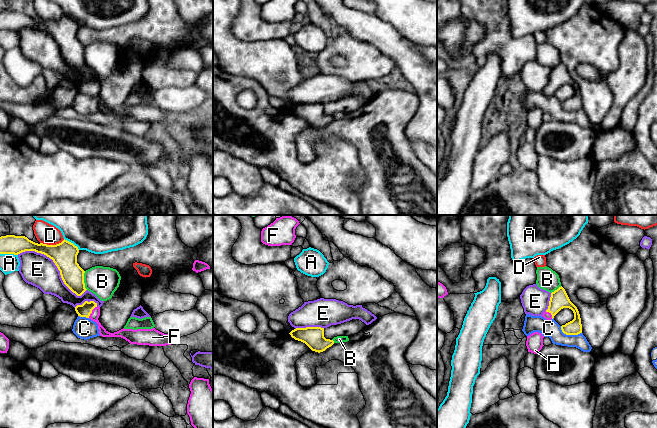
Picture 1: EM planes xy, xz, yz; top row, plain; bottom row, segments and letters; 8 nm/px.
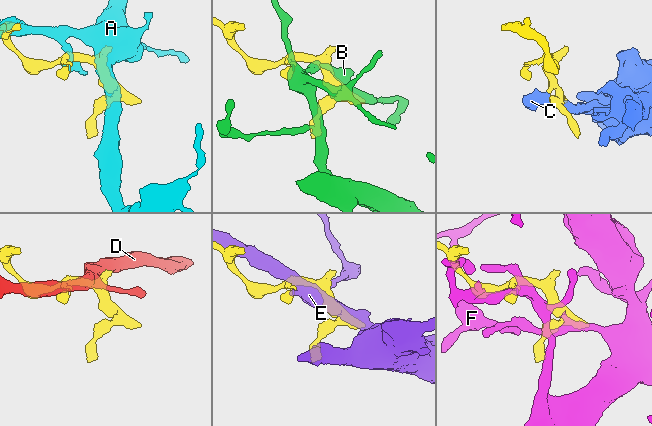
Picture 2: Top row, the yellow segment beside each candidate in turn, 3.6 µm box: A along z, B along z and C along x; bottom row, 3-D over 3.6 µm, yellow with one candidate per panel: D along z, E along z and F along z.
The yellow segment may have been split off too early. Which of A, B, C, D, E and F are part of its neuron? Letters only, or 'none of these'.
F

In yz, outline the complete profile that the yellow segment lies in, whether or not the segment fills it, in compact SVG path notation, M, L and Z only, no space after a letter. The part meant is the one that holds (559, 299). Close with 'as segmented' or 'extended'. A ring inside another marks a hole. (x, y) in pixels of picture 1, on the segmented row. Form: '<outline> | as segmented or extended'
M561 286L551 293L548 309L542 317L551 320L563 308L569 308L574 313L574 319L561 326L561 330L566 335L578 335L582 333L582 324L577 307L570 301L565 289Z | extended

